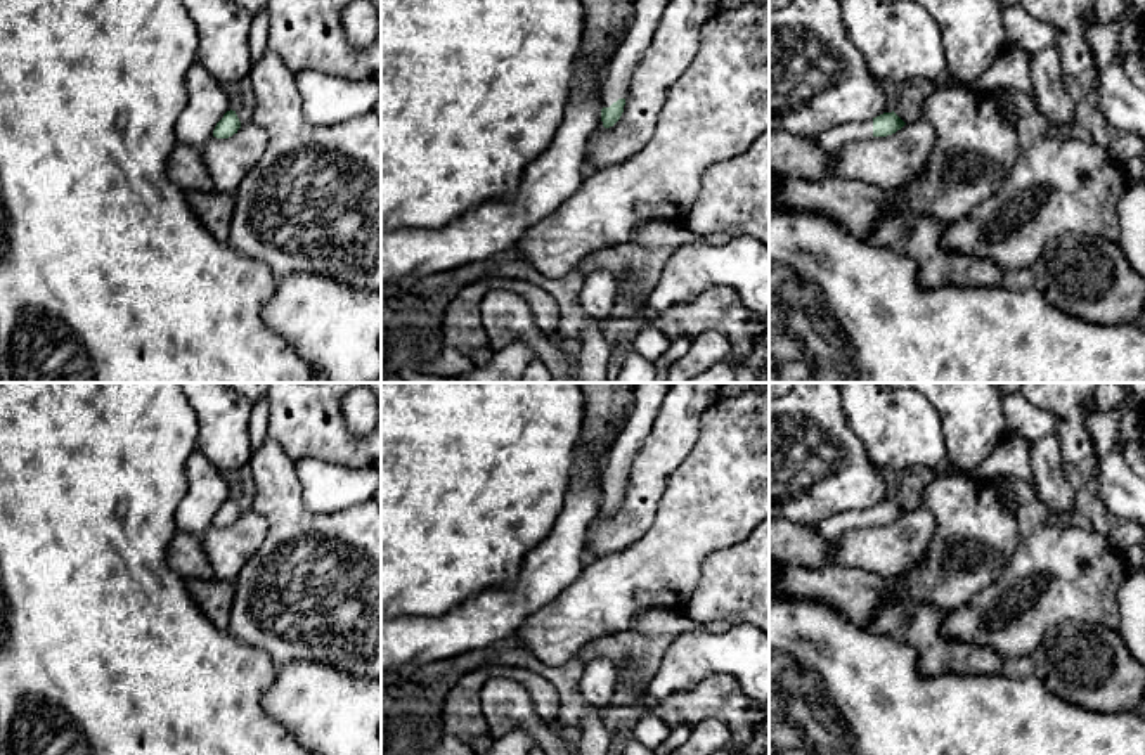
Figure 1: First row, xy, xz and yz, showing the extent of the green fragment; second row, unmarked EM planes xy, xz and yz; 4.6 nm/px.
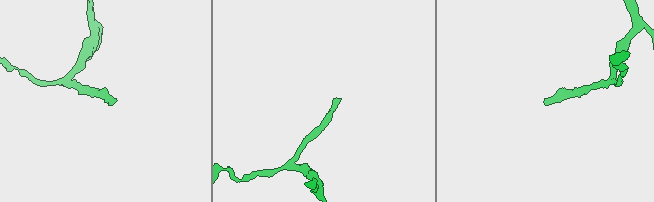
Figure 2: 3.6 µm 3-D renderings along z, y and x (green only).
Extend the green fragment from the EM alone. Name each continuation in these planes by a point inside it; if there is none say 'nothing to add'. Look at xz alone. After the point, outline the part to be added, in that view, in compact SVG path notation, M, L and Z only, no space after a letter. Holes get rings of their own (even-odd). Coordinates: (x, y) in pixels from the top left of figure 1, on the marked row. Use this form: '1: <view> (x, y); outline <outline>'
1: xz (646, 16); outline M636 0L634 16L620 48L613 54L605 81L603 107L627 97L631 74L651 43L669 0Z

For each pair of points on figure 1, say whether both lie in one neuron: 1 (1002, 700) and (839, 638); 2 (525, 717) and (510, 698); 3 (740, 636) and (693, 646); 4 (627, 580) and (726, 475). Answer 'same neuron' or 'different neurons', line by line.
1: same neuron
2: same neuron
3: same neuron
4: same neuron

